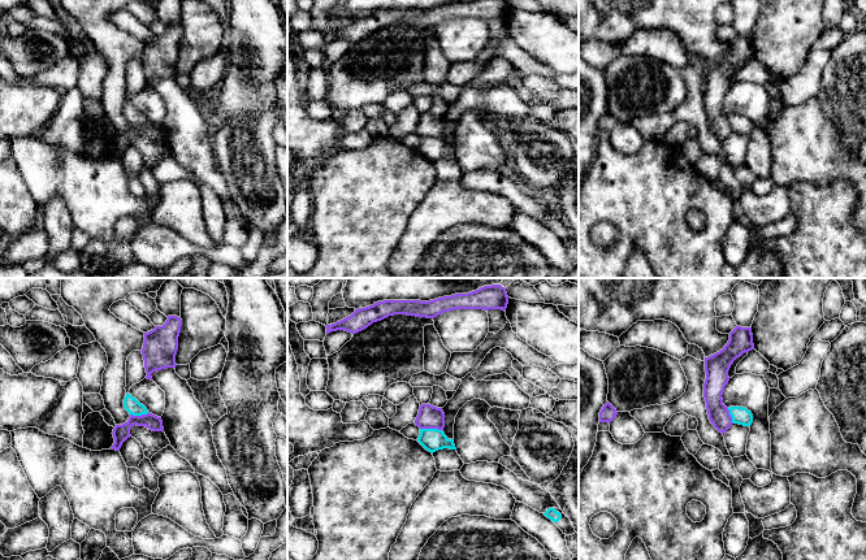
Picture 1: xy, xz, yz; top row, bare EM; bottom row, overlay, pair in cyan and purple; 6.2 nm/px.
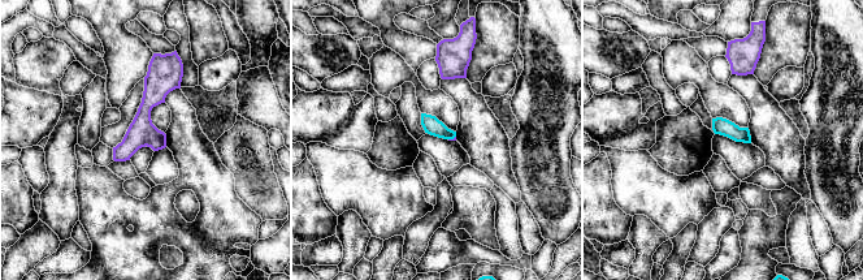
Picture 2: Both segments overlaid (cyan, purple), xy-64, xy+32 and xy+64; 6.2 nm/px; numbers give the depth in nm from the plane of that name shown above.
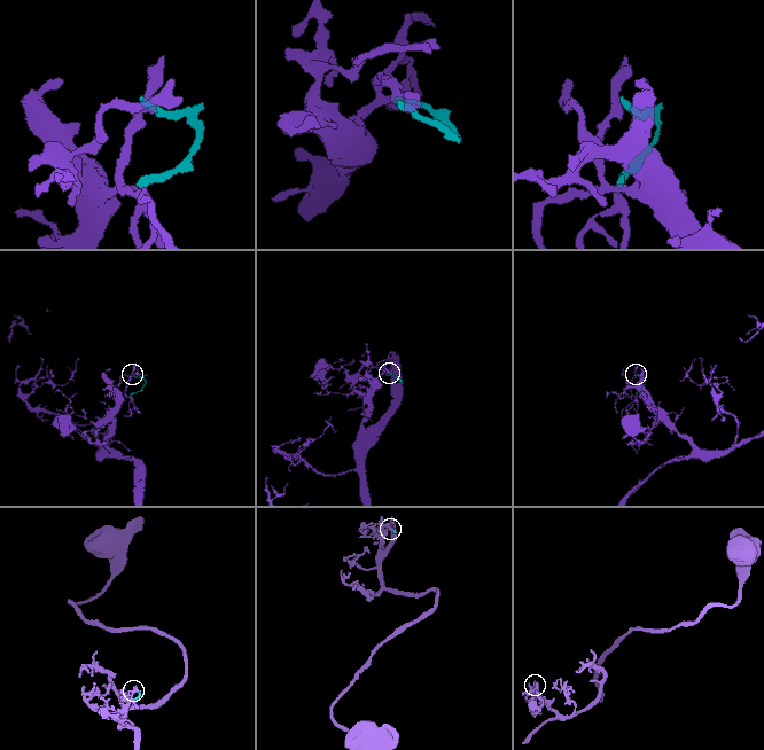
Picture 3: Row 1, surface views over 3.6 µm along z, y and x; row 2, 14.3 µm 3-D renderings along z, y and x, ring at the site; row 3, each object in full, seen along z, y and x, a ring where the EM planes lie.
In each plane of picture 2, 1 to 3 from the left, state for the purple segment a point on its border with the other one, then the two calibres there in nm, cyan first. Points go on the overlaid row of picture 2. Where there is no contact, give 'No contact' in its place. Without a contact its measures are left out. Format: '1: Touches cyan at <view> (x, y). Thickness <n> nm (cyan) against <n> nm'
1: No contact
2: Touches cyan at xy+32 (451, 138). Thickness 110 nm (cyan) against 20 nm
3: No contact

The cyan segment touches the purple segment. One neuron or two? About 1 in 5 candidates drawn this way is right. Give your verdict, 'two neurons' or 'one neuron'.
two neurons

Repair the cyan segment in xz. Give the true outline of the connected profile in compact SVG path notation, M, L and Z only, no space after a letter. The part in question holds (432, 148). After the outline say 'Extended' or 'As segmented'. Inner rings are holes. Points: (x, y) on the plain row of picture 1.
M420 138L417 151L432 162L443 157L456 159L454 147L449 148L445 142L438 138Z. As segmented

